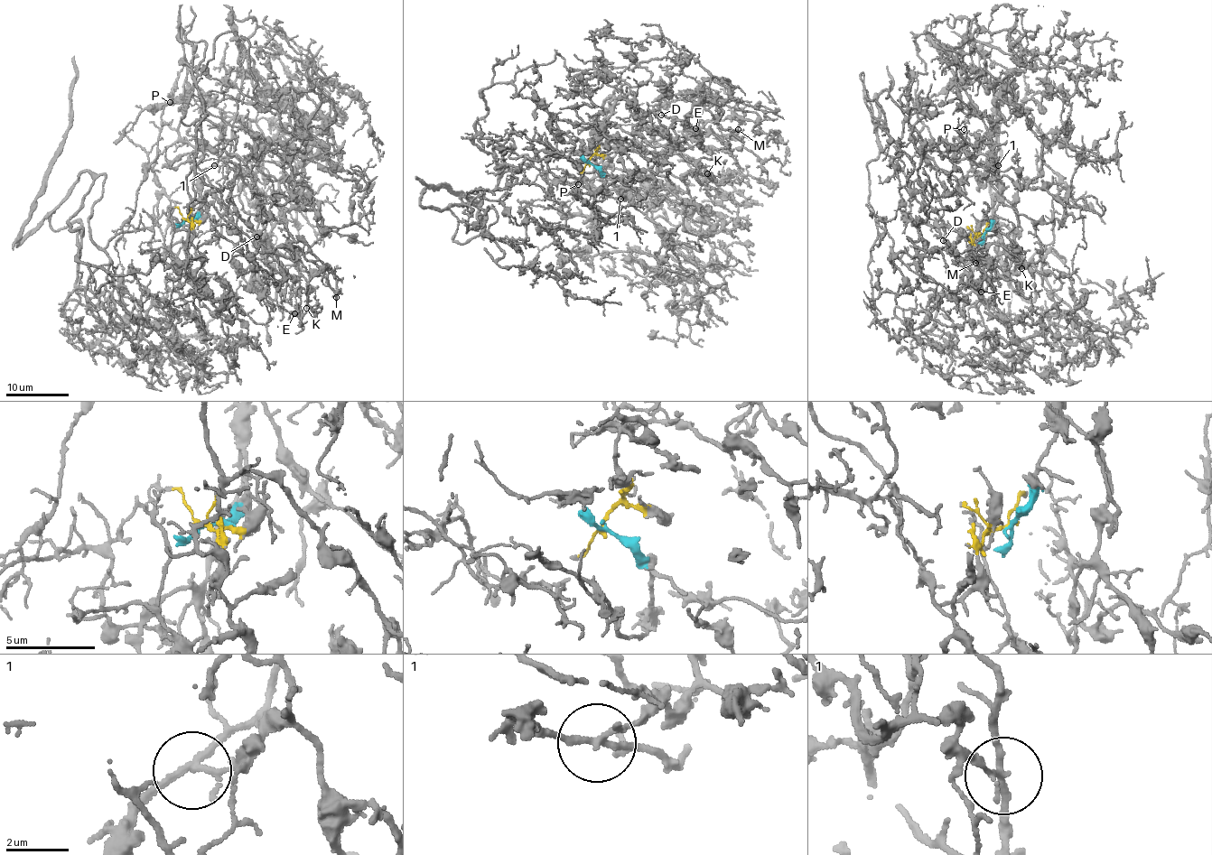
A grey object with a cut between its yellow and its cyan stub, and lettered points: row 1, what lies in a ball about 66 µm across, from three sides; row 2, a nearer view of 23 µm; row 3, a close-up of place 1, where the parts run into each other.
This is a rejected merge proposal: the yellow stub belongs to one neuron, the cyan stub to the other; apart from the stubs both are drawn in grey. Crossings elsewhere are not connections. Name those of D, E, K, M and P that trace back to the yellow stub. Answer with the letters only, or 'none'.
D, E, K, M

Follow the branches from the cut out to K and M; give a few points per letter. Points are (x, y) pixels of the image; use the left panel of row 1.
K: (185, 220), (191, 239), (183, 223), (196, 204), (209, 201), (254, 257), (292, 258), (307, 283), (307, 309)
M: (185, 220), (191, 239), (202, 111), (196, 171), (228, 218), (259, 252), (305, 245), (290, 256), (335, 297)

